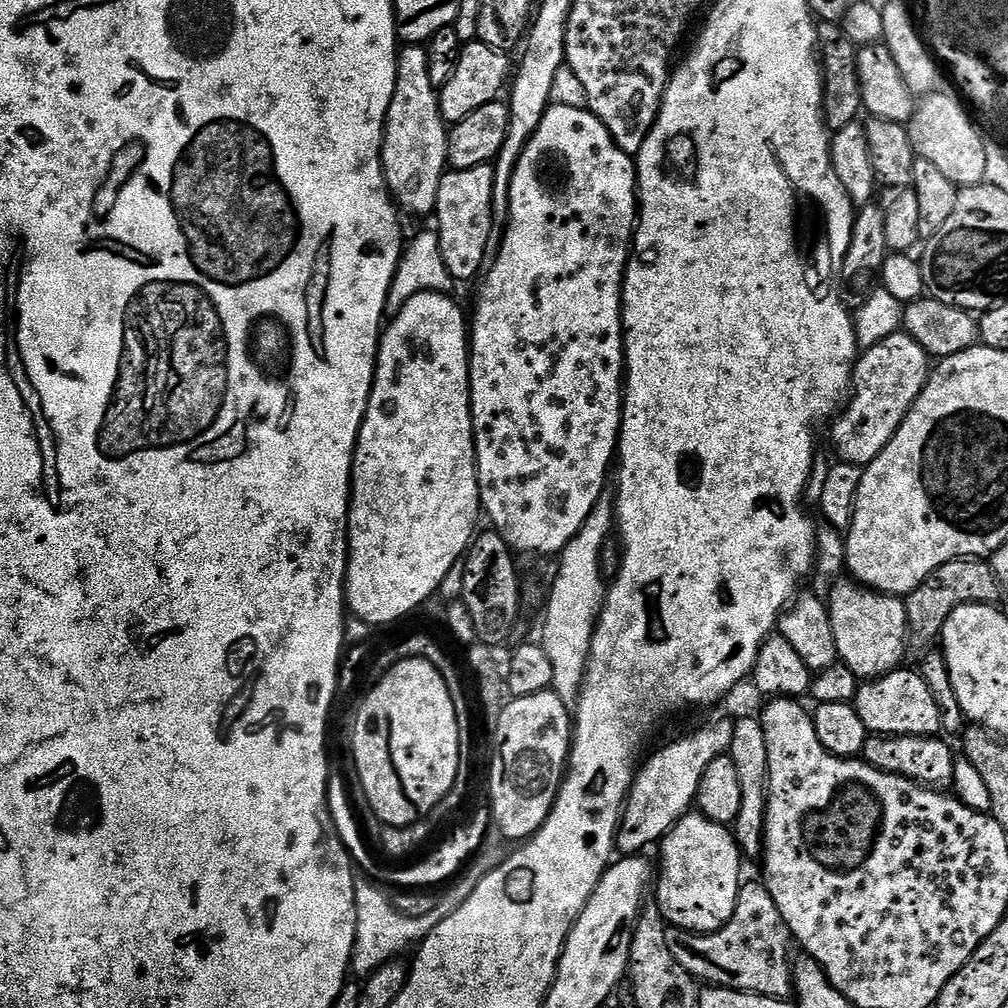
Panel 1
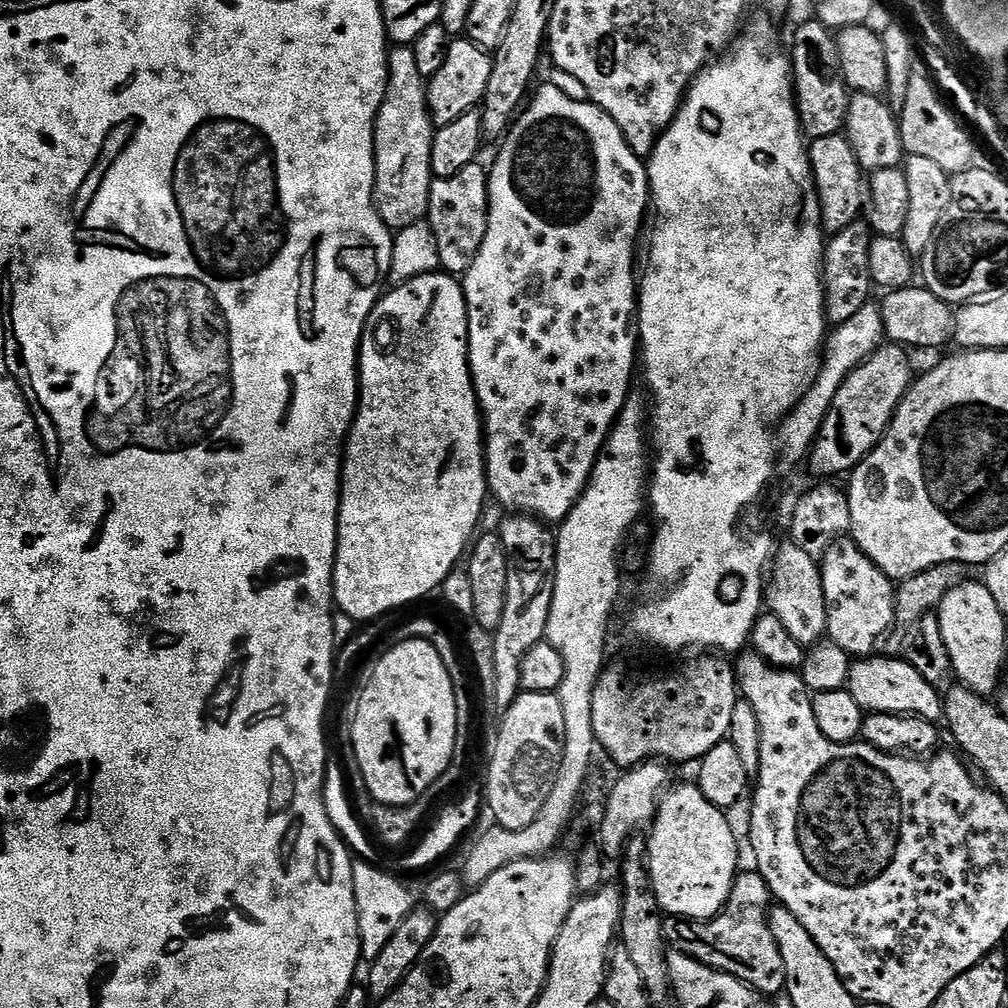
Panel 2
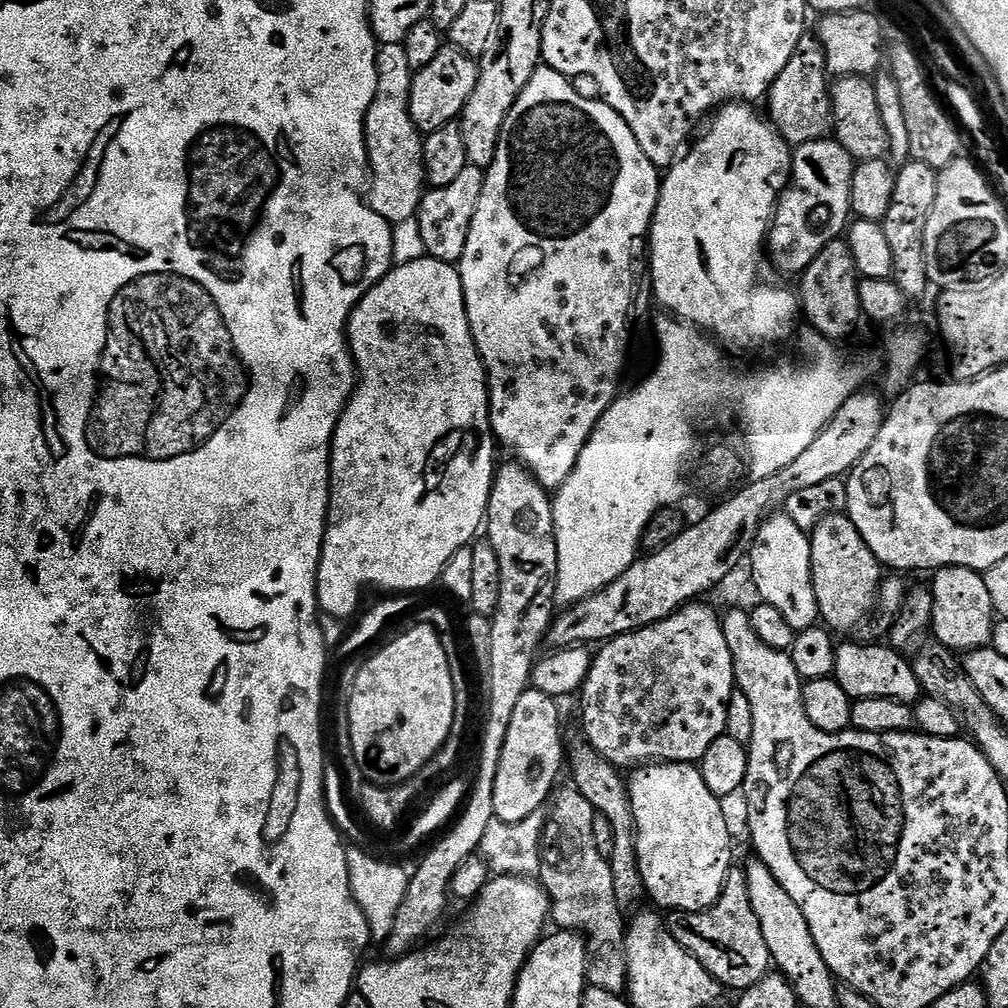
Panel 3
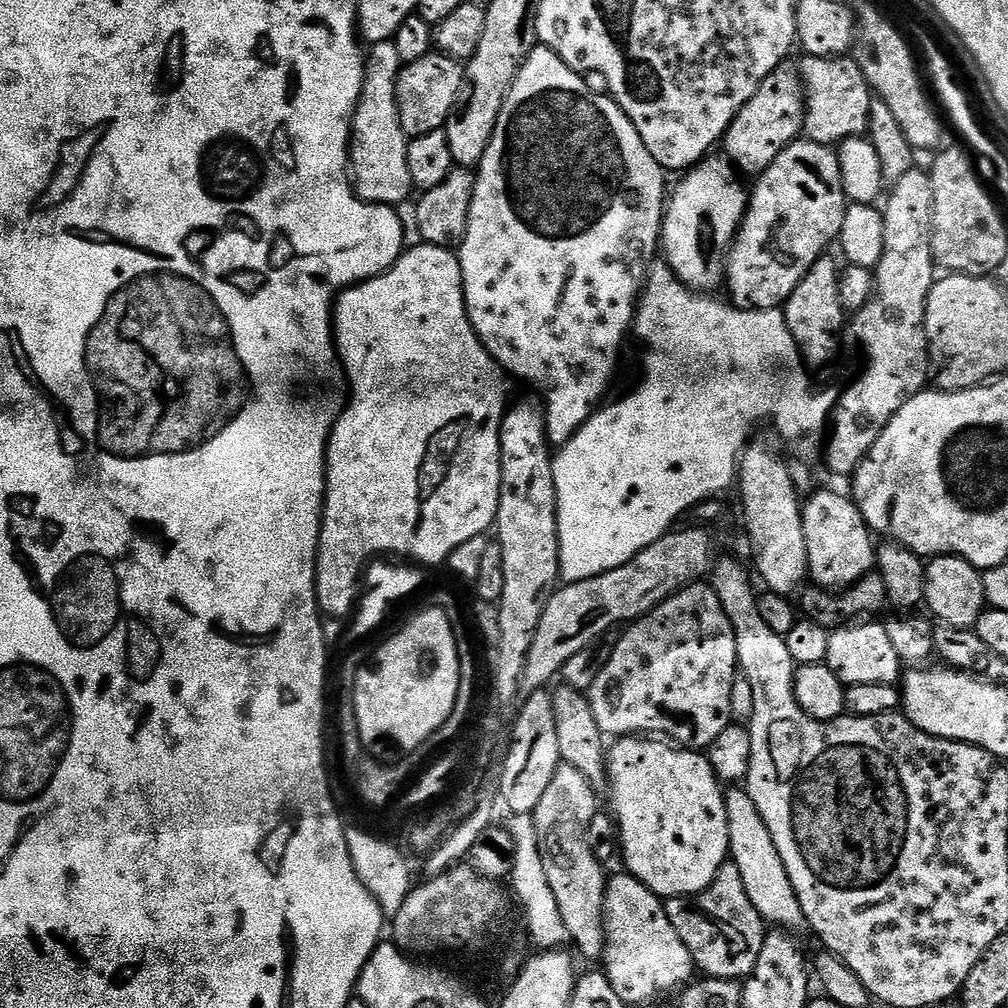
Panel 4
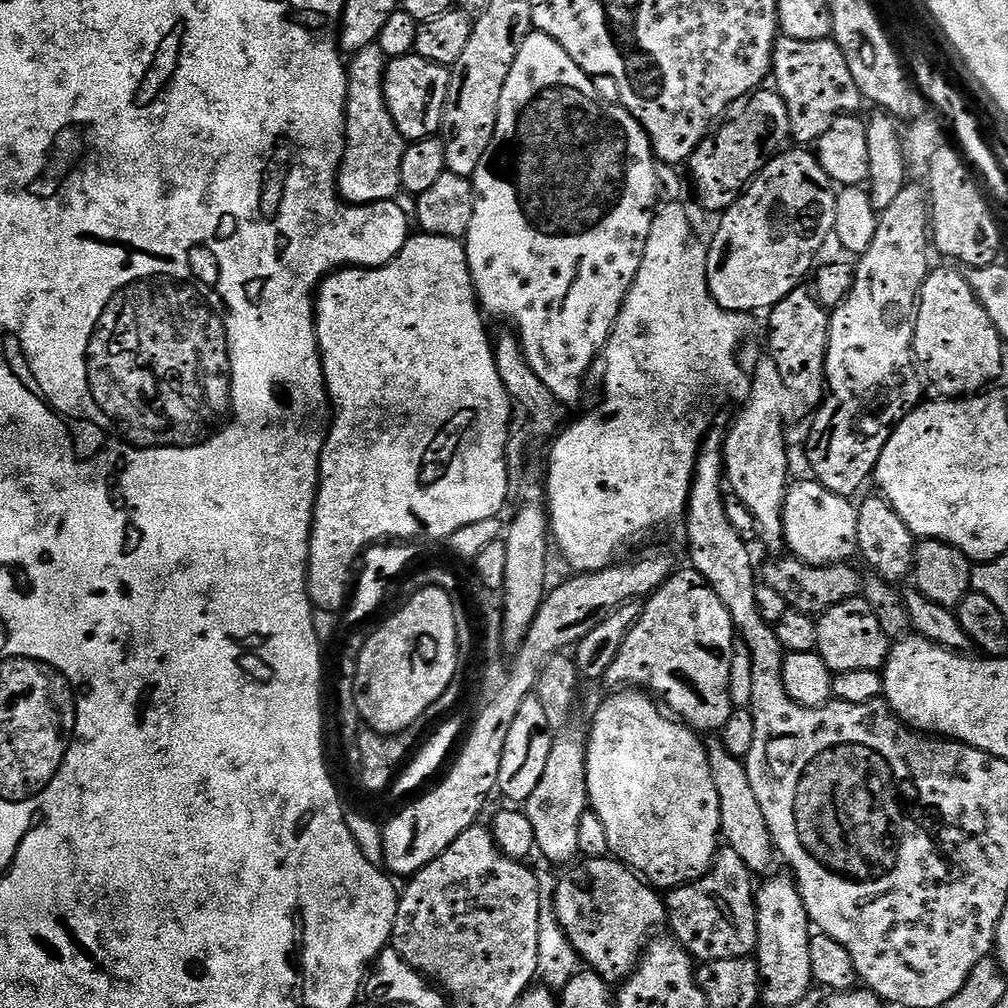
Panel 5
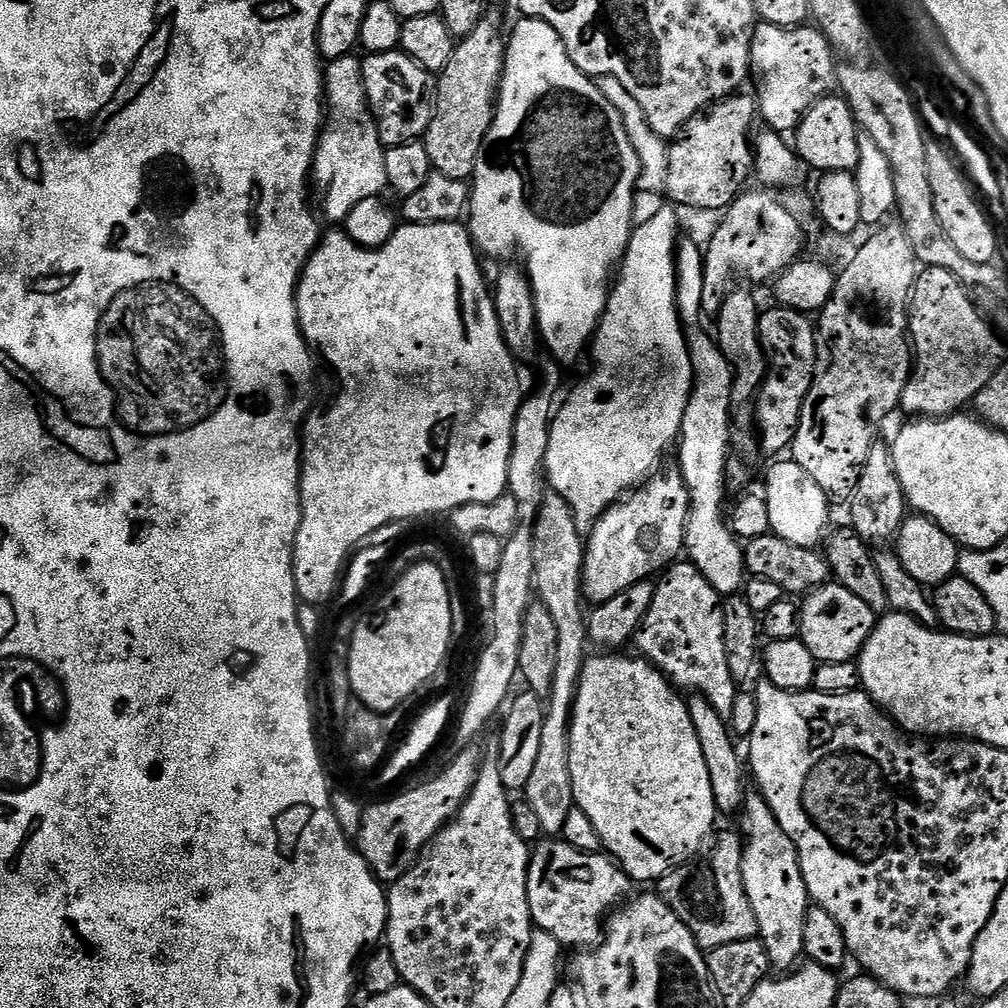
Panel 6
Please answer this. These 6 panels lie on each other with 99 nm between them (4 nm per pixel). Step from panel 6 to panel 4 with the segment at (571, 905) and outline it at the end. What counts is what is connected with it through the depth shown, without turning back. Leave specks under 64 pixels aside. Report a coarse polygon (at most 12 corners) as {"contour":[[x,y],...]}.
{"contour":[[607,881],[602,971],[629,1006],[693,979],[661,897]]}

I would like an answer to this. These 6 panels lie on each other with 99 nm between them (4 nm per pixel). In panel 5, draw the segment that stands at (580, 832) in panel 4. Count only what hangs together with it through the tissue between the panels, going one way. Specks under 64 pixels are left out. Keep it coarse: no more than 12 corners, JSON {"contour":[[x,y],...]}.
{"contour":[[552,741],[526,801],[539,855],[559,866],[580,856],[589,811],[585,741]]}

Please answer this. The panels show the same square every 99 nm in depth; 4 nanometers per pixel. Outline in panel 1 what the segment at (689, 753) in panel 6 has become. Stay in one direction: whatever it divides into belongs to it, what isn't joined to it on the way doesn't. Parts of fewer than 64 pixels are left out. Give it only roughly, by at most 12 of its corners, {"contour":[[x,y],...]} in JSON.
{"contour":[[693,810],[658,851],[669,925],[716,932],[734,914],[733,829]]}

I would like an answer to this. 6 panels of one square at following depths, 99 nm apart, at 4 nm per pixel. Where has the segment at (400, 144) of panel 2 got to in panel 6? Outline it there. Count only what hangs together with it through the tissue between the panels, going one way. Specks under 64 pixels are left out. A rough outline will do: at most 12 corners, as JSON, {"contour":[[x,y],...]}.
{"contour":[[361,57],[327,61],[311,179],[323,219],[388,188]]}

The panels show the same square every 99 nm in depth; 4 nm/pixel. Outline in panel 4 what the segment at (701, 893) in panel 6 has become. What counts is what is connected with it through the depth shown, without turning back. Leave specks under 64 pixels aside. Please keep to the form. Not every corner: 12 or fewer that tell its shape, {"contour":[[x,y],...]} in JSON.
{"contour":[[725,862],[670,926],[705,977],[743,981],[766,921],[738,866]]}

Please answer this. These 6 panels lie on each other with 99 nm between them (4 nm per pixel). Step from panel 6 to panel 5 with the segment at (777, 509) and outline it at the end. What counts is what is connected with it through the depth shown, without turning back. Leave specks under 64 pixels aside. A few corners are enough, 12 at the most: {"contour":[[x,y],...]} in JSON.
{"contour":[[816,479],[789,483],[784,544],[807,564],[858,549],[857,505]]}

